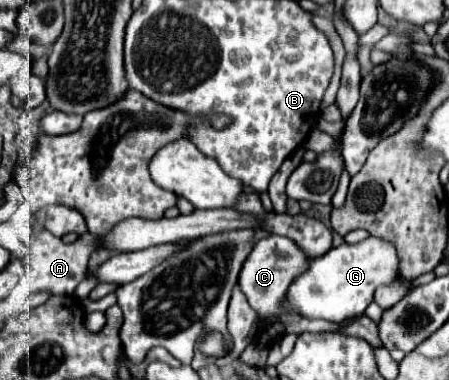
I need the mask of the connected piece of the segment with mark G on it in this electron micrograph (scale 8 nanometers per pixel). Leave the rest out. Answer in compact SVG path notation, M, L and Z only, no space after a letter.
M368 236L358 244L342 244L328 250L324 256L310 262L310 270L298 276L288 290L286 306L298 310L304 318L324 318L342 322L350 316L360 316L374 300L378 286L388 286L398 280L400 258L396 246L388 240Z

